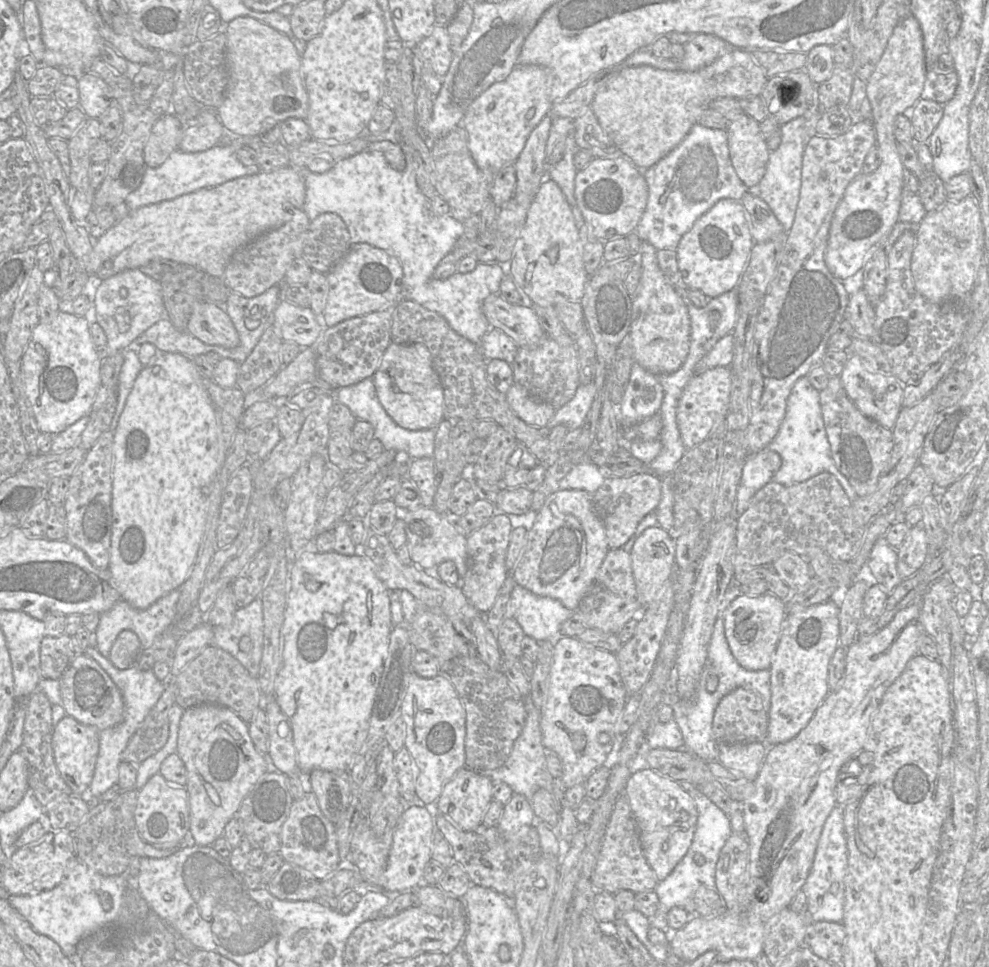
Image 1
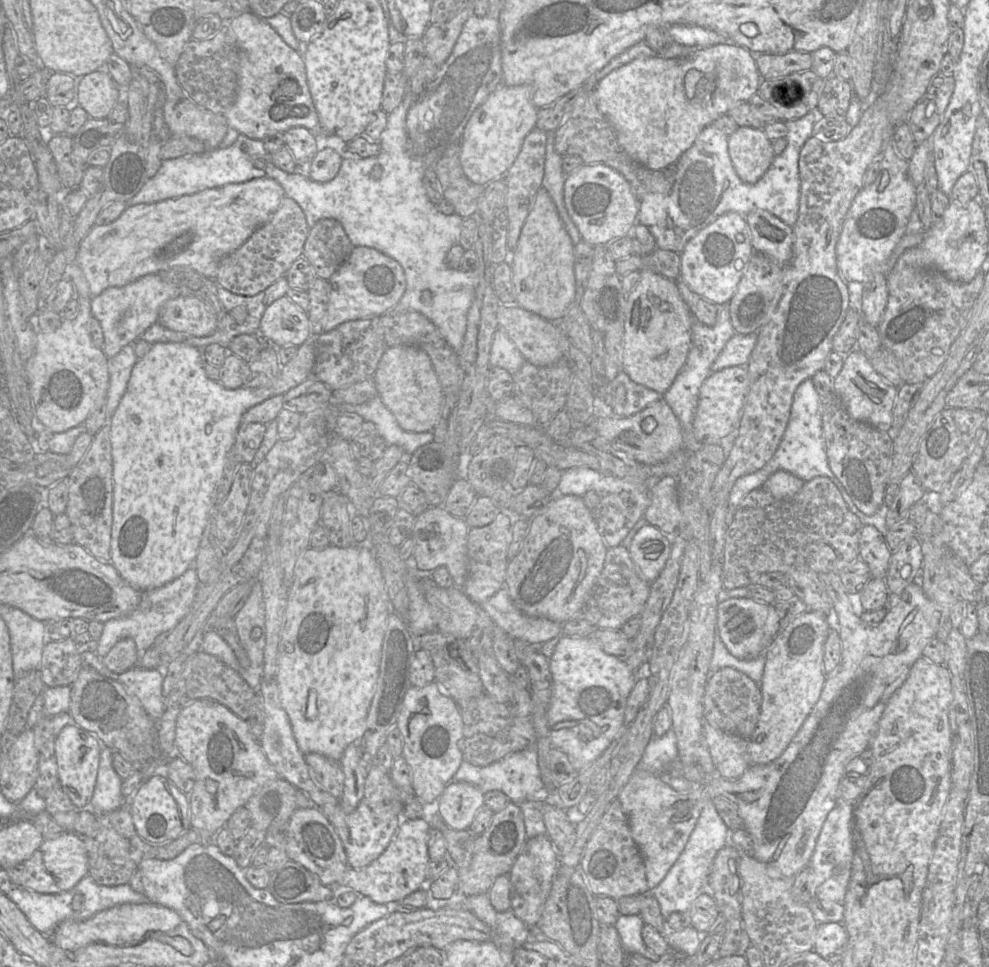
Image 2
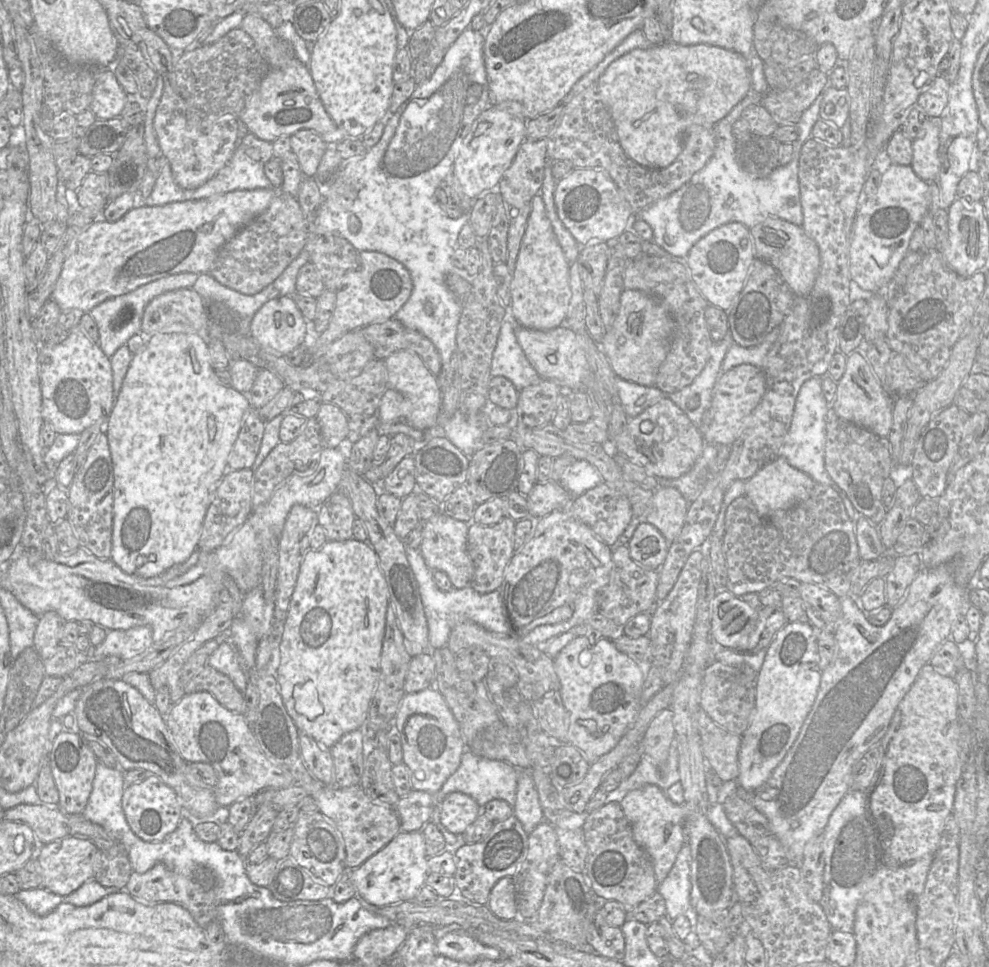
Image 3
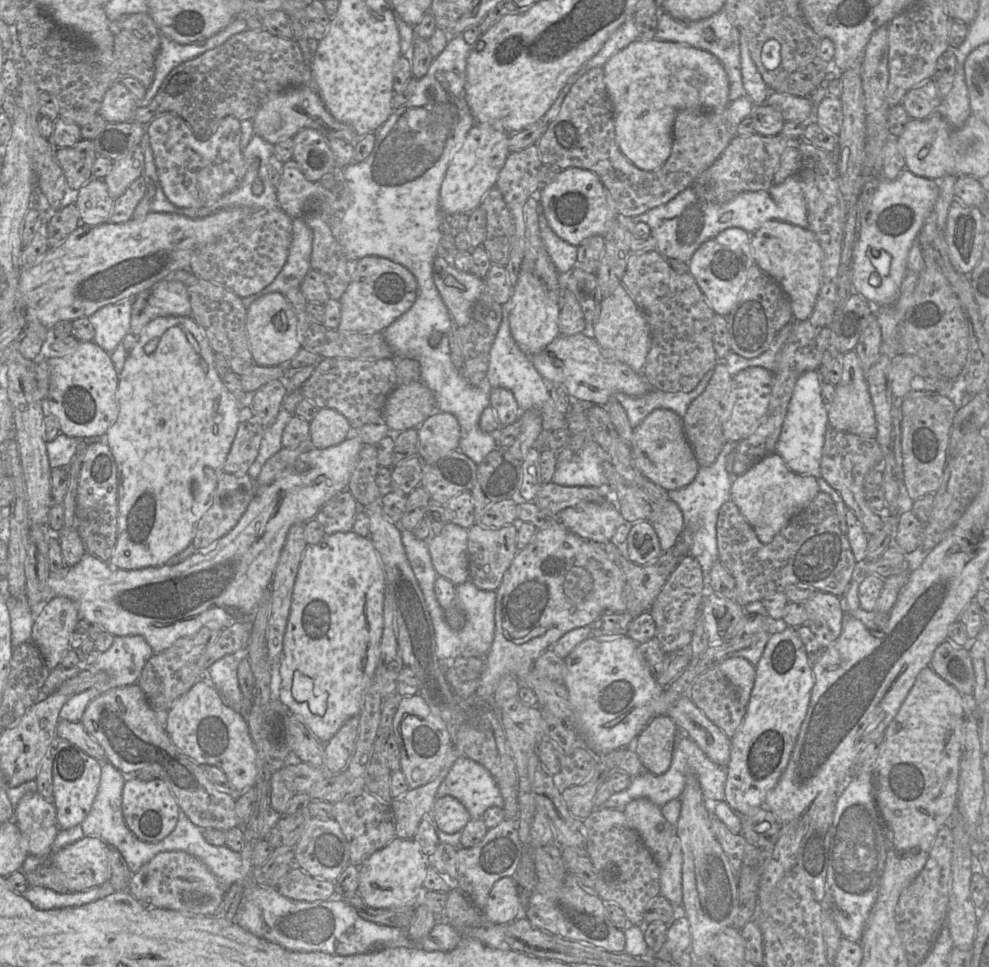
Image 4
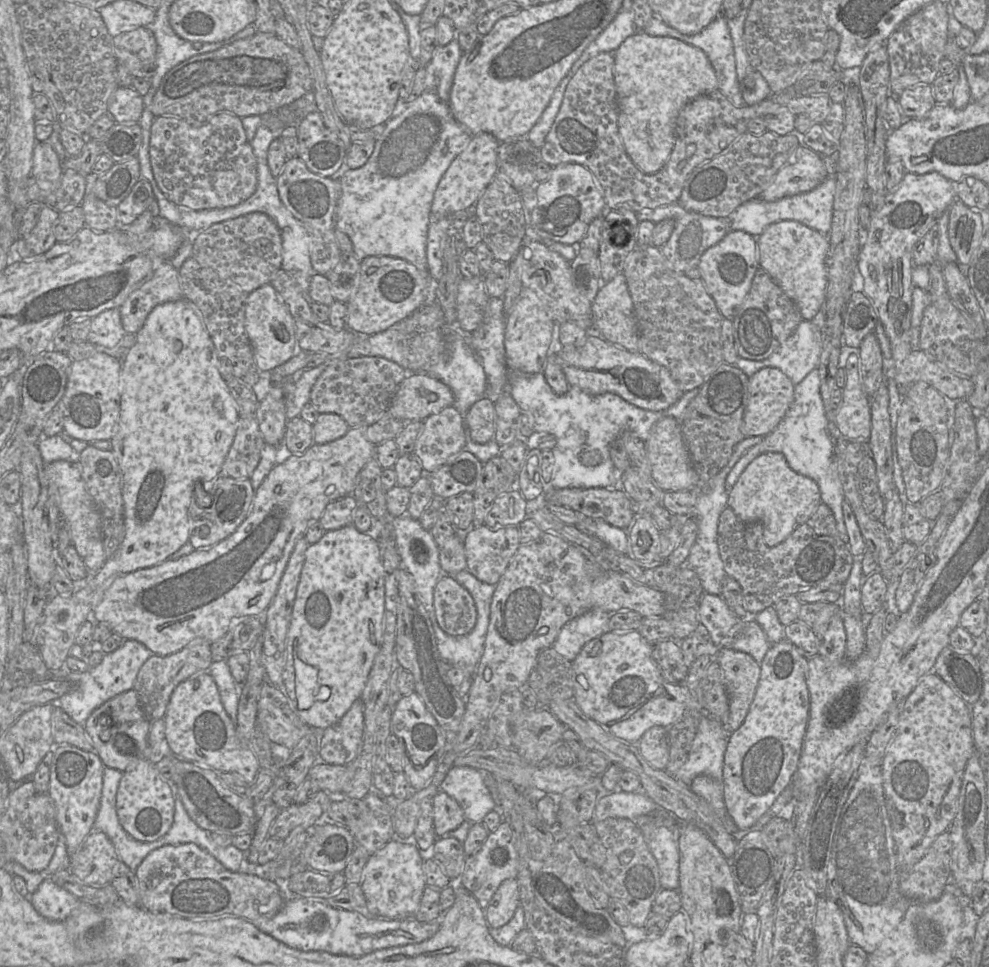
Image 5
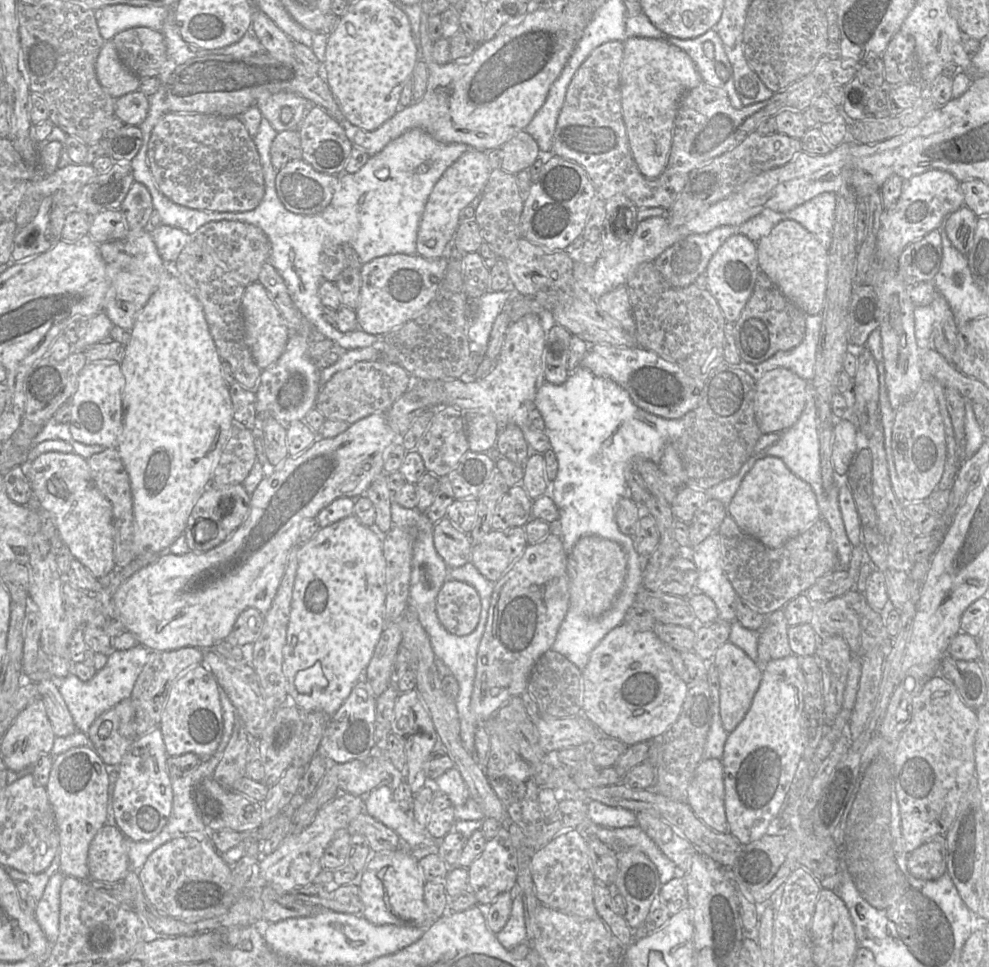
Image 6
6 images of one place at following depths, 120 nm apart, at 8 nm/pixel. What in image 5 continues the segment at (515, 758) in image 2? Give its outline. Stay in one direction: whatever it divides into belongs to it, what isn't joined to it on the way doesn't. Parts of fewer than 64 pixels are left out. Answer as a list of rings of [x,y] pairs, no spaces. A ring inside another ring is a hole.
[[[452,766],[441,783],[440,790],[459,803],[466,820],[472,824],[483,822],[484,817],[497,808],[481,772],[469,766]]]

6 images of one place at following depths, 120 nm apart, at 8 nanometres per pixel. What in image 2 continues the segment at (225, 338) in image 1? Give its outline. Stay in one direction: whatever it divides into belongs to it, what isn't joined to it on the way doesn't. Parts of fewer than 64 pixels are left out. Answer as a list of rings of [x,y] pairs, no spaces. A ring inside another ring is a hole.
[[[177,296],[163,305],[158,322],[164,327],[193,337],[211,335],[217,328],[212,307],[194,296]]]

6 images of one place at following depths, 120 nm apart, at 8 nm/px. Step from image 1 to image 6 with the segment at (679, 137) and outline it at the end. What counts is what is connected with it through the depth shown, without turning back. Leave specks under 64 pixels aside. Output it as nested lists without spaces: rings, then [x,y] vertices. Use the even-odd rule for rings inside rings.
[[[627,38],[621,63],[621,107],[631,155],[641,172],[648,179],[657,178],[664,170],[671,150],[674,122],[679,103],[691,89],[703,82],[695,63],[680,48],[662,40],[648,38]]]

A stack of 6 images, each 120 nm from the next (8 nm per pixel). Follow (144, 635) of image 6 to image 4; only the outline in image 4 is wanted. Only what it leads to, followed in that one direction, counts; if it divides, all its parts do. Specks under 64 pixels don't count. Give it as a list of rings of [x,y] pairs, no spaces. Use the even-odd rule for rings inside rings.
[[[359,437],[347,438],[325,449],[314,448],[298,456],[308,464],[305,472],[287,469],[272,484],[257,487],[256,494],[236,526],[211,547],[198,549],[184,561],[169,565],[124,570],[112,567],[89,552],[68,572],[50,574],[47,589],[54,596],[65,596],[78,606],[81,619],[99,624],[114,636],[140,635],[155,653],[171,647],[178,639],[197,633],[201,628],[223,630],[234,623],[251,620],[269,591],[282,548],[292,525],[306,523],[336,494],[348,489],[358,454],[363,447]]]

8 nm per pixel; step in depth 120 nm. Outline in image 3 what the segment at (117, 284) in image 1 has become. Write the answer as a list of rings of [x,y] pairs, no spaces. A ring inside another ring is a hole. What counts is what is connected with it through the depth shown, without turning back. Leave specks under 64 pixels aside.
[[[189,272],[166,276],[144,284],[129,293],[109,298],[94,307],[89,314],[91,314],[97,324],[99,331],[98,345],[105,355],[111,358],[122,345],[126,345],[132,336],[141,332],[144,311],[152,299],[168,291],[192,288],[198,277],[198,274]]]

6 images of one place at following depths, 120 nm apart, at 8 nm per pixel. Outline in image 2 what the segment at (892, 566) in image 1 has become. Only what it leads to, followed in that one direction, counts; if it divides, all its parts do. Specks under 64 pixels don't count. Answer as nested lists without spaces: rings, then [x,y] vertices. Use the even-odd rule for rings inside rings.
[[[865,525],[860,537],[860,559],[869,567],[873,578],[885,579],[892,551],[885,536],[874,526]]]

